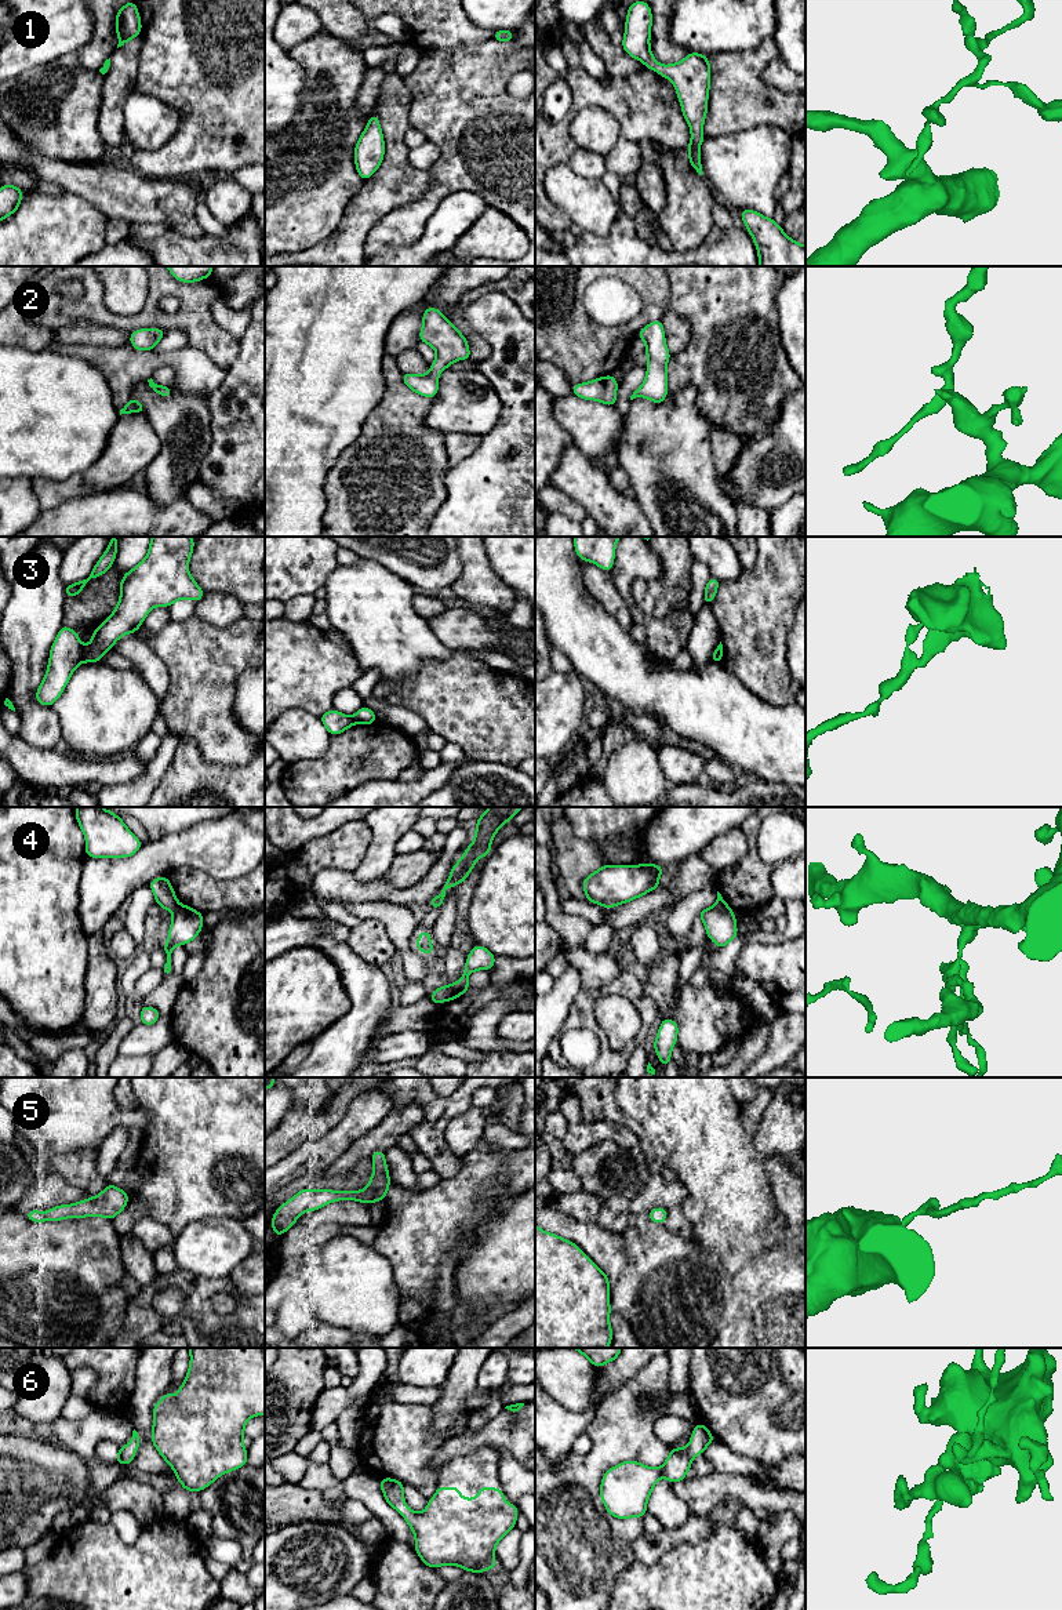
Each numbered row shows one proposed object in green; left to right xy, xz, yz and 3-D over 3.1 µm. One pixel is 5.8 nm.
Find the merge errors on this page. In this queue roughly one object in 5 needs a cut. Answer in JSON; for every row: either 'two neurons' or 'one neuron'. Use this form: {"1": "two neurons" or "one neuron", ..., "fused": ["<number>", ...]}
{"1": "one neuron", "2": "one neuron", "3": "two neurons", "4": "two neurons", "5": "one neuron", "6": "one neuron", "fused": ["3", "4"]}

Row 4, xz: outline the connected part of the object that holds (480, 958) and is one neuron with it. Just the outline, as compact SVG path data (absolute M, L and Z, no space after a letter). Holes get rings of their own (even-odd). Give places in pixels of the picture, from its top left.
M474 945L466 957L463 975L455 984L448 985L450 1000L459 997L470 988L468 984L468 977L470 973L477 970L490 970L494 967L494 964L495 956L487 948Z

